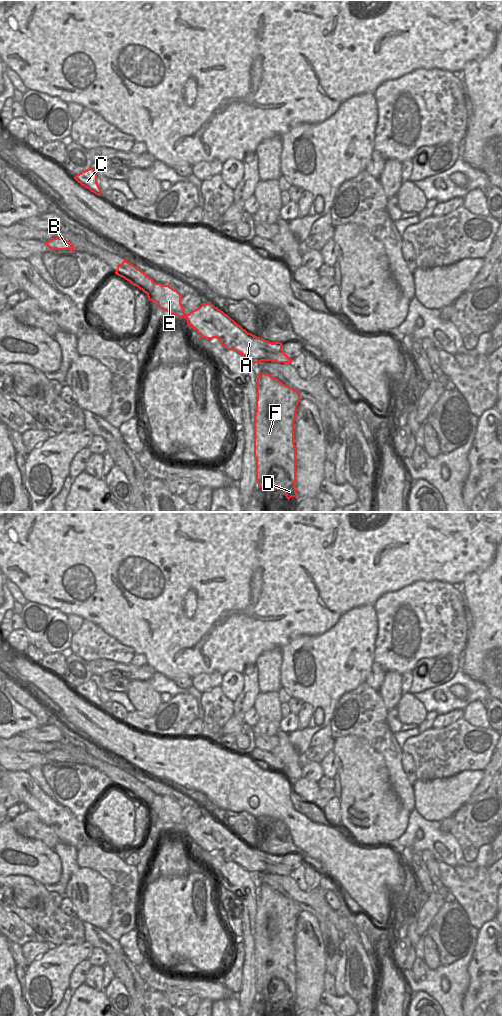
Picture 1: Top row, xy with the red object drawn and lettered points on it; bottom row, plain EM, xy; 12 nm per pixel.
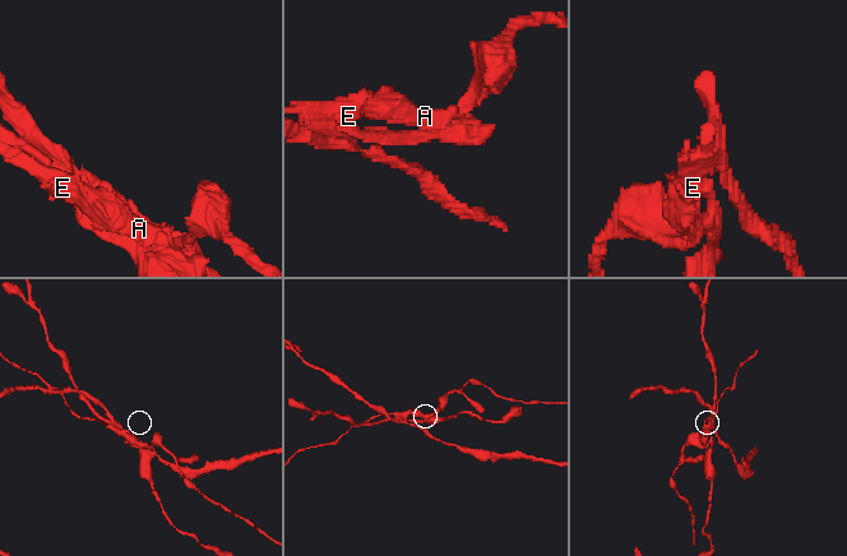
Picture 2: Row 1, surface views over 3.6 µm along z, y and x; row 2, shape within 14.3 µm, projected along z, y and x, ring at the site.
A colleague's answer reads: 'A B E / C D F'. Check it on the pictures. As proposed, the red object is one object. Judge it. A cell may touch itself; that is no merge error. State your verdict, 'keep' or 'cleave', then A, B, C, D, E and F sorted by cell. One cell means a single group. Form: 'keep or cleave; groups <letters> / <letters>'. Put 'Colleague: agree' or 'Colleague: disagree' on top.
Colleague: agree
cleave; groups A B E / C D F

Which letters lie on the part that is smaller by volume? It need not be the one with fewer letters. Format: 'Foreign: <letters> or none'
Foreign: A, B, E

